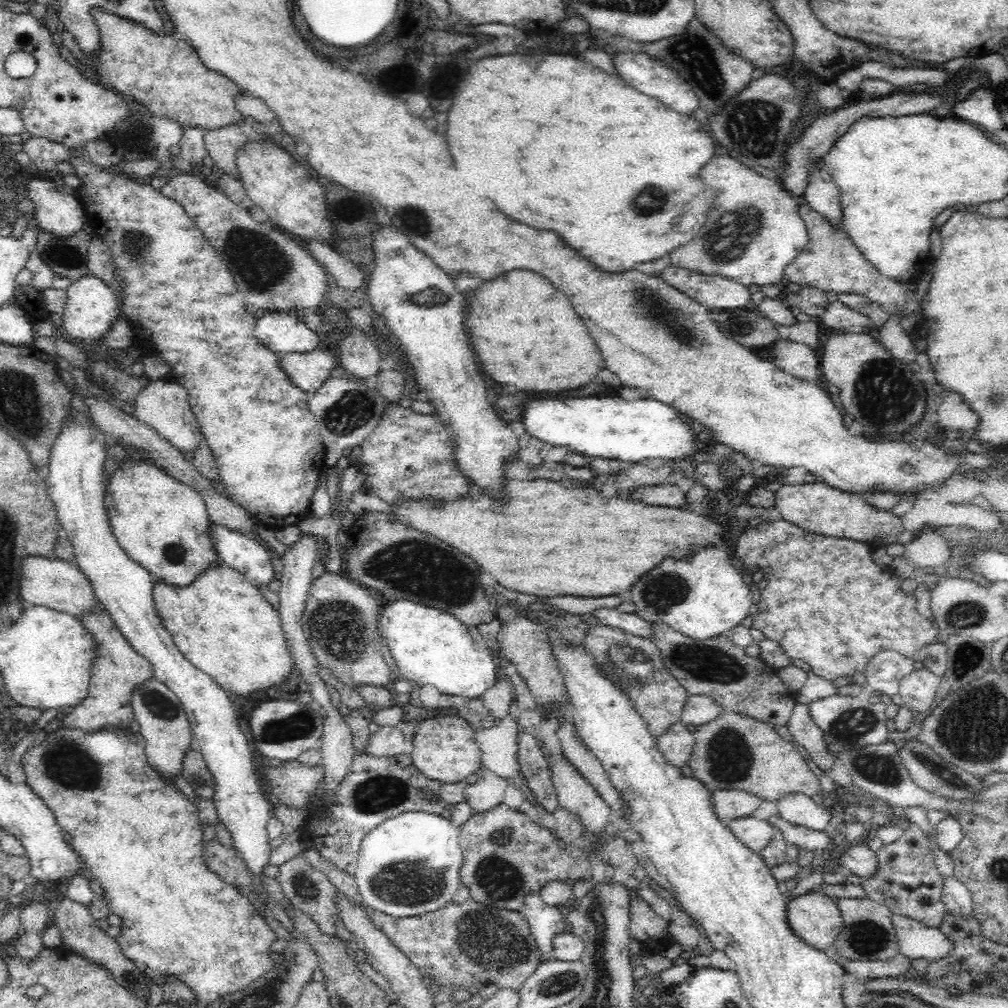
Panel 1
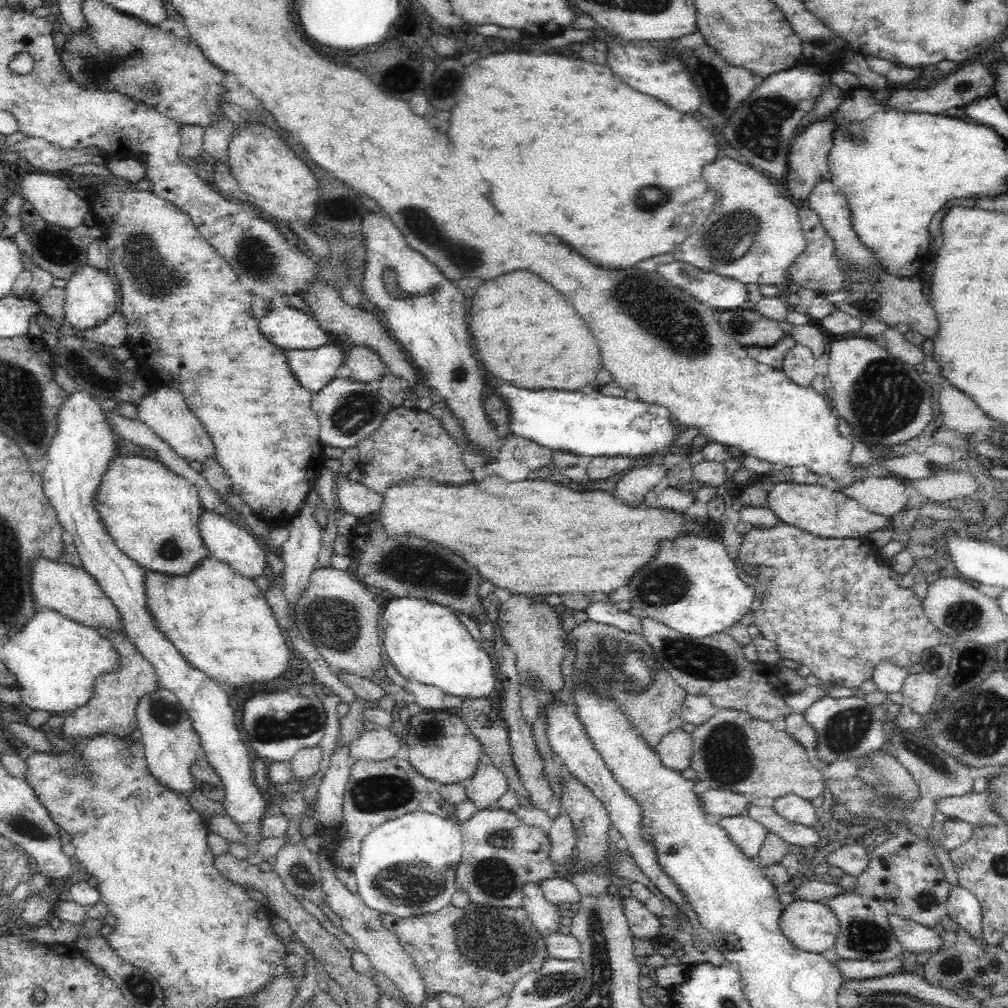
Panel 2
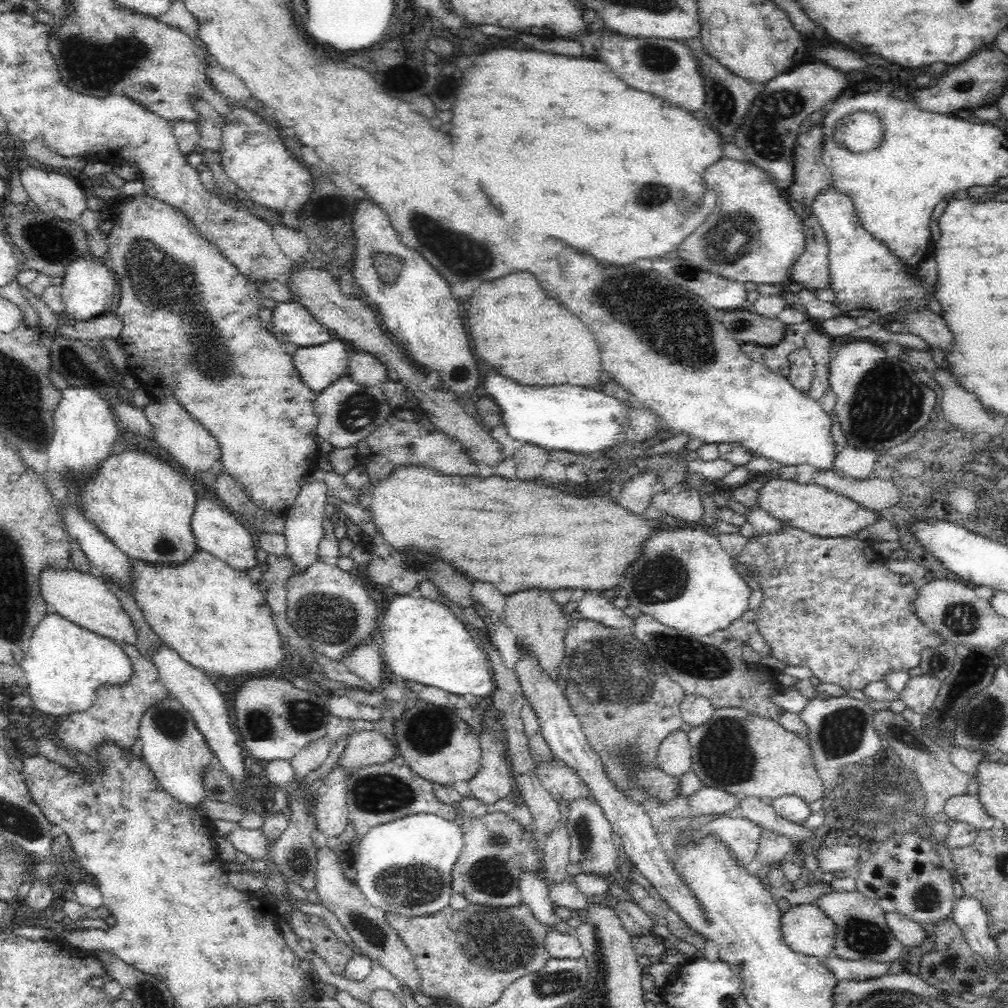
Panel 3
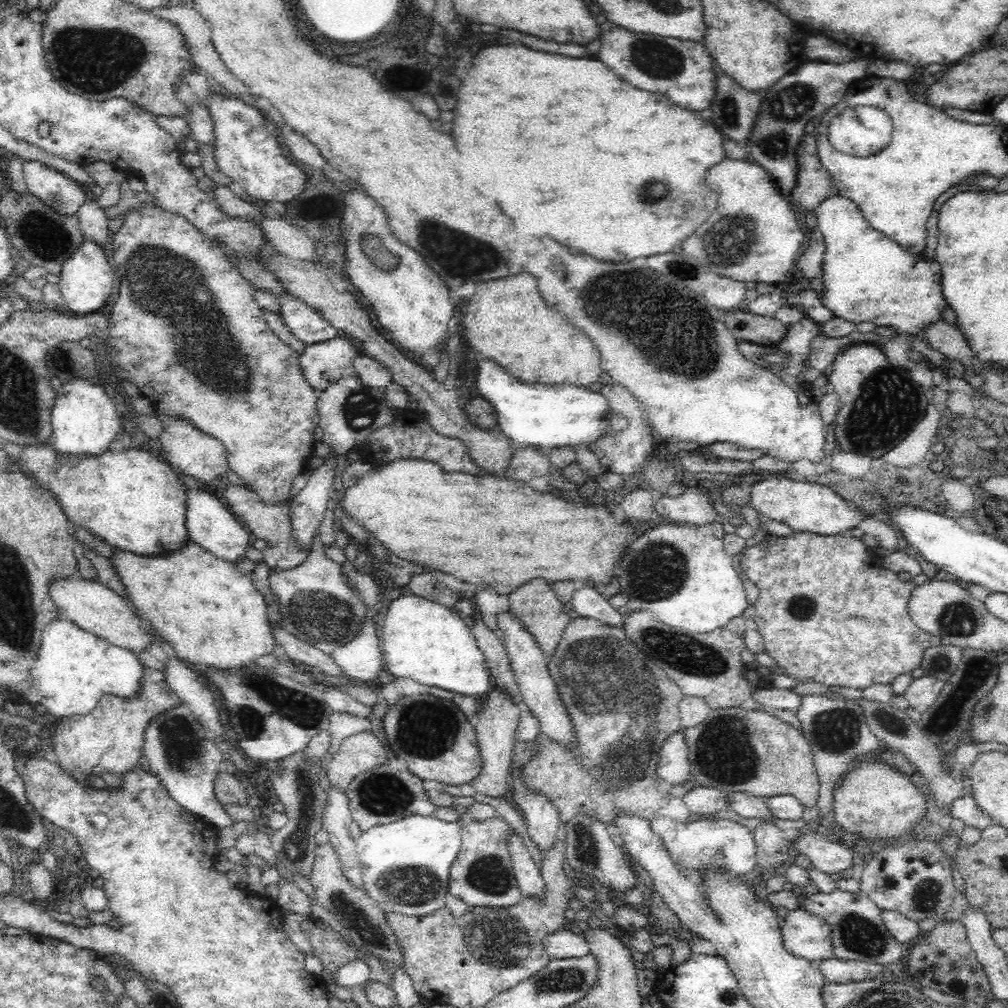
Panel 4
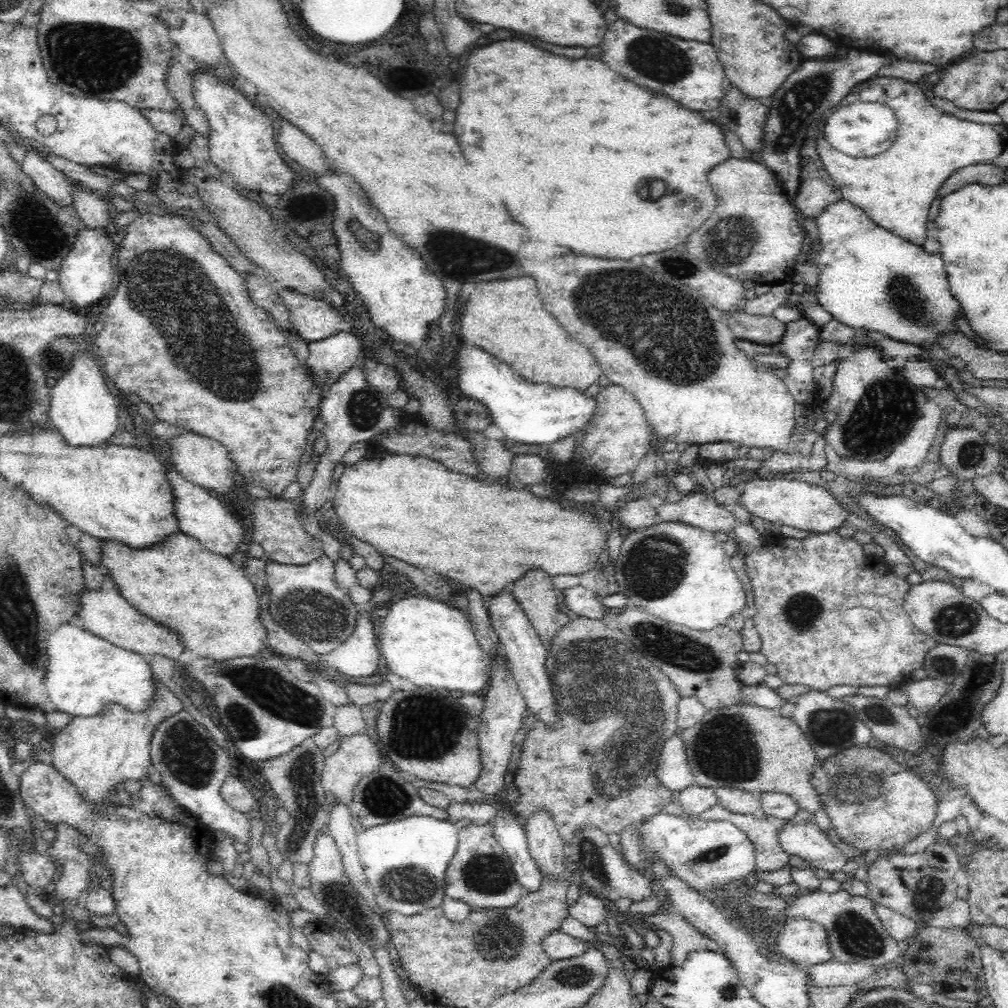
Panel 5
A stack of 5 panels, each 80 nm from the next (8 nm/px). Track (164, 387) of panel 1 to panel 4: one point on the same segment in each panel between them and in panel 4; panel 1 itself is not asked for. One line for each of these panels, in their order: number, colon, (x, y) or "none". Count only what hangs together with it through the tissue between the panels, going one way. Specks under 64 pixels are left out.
2: (165, 411)
3: (190, 444)
4: (189, 451)

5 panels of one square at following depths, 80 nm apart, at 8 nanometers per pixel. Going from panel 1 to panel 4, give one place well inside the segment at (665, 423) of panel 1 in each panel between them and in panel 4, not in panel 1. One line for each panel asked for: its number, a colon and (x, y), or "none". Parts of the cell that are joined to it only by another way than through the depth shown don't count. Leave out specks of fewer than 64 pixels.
2: (586, 423)
3: (577, 419)
4: (535, 416)

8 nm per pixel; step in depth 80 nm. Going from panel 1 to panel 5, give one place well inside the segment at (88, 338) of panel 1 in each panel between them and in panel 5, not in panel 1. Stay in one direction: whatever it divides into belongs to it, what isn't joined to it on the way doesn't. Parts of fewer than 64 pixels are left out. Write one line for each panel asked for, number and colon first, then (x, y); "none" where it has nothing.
2: (90, 293)
3: (87, 287)
4: (86, 279)
5: (85, 274)

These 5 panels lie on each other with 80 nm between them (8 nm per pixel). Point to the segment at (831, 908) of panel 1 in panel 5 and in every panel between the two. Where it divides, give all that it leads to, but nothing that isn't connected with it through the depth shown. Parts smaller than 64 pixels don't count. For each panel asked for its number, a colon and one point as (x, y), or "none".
2: (811, 926)
3: (806, 929)
4: (806, 936)
5: (801, 941)

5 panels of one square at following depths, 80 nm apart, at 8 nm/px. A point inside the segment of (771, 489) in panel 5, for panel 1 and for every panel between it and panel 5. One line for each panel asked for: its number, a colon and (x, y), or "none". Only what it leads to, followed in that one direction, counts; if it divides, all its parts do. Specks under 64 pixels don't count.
1: (817, 507)
2: (811, 507)
3: (814, 509)
4: (806, 507)

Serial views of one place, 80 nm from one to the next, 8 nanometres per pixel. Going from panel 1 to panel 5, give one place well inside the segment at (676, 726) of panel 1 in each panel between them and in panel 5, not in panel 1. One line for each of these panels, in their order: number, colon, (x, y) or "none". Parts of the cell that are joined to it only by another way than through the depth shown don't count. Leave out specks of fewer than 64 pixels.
2: (675, 750)
3: (674, 755)
4: (673, 768)
5: (672, 770)

